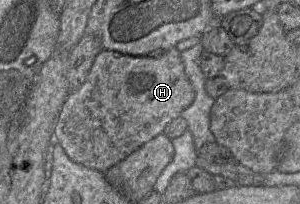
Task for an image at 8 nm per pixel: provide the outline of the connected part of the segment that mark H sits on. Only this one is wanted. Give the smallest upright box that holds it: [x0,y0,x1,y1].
[55,47,195,173]

